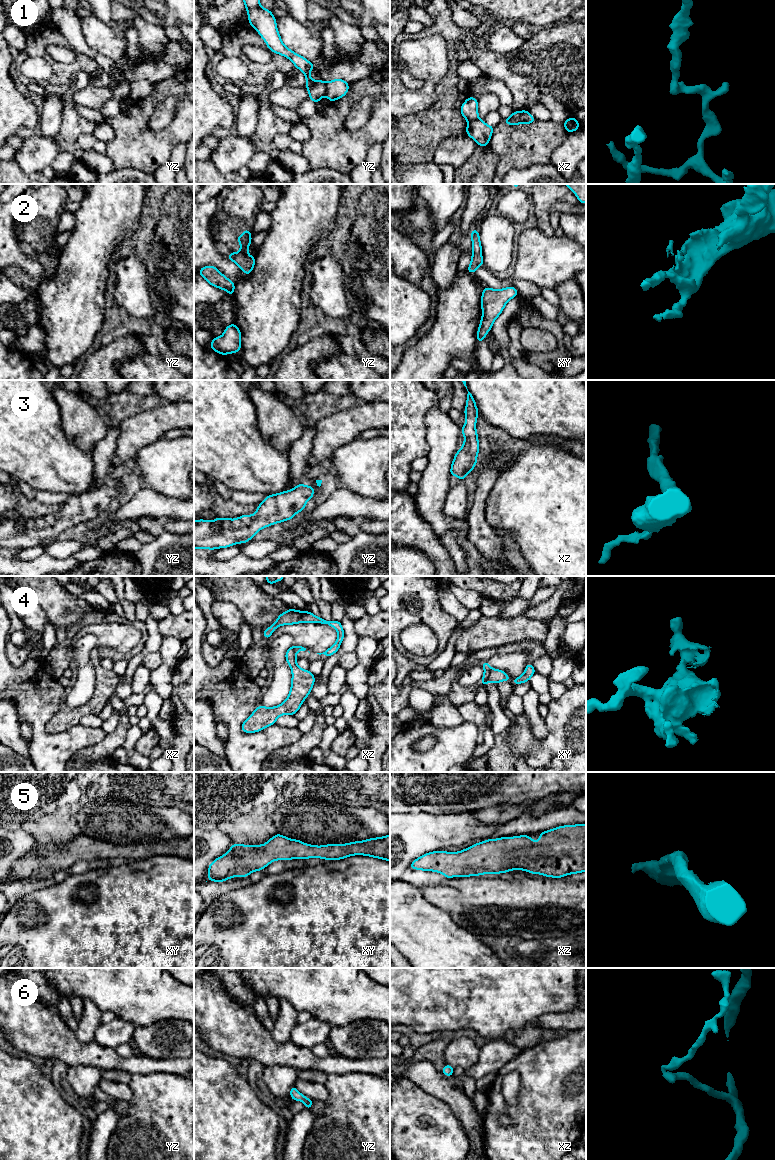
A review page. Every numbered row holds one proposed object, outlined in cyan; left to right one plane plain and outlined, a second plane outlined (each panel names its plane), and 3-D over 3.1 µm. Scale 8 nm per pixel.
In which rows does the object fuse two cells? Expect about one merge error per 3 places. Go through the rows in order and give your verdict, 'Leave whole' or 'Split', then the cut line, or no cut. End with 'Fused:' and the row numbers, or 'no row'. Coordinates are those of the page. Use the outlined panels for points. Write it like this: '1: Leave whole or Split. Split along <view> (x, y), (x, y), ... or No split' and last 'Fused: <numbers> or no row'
1: Split. Split along yz (325, 83), (326, 94)
2: Split. Split along xy (477, 230), (471, 238)
3: Leave whole. No split
4: Split. Split along xy (492, 669), (488, 678), (482, 684)
5: Leave whole. No split
6: Leave whole. No split
Fused: 1, 2, 4

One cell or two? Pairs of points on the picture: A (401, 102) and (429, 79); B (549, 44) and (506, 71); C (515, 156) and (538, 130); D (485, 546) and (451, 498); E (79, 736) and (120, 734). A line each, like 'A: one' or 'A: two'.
A: one
B: one
C: one
D: two
E: two

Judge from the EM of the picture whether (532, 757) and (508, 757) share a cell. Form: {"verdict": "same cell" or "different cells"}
{"verdict": "same cell"}

